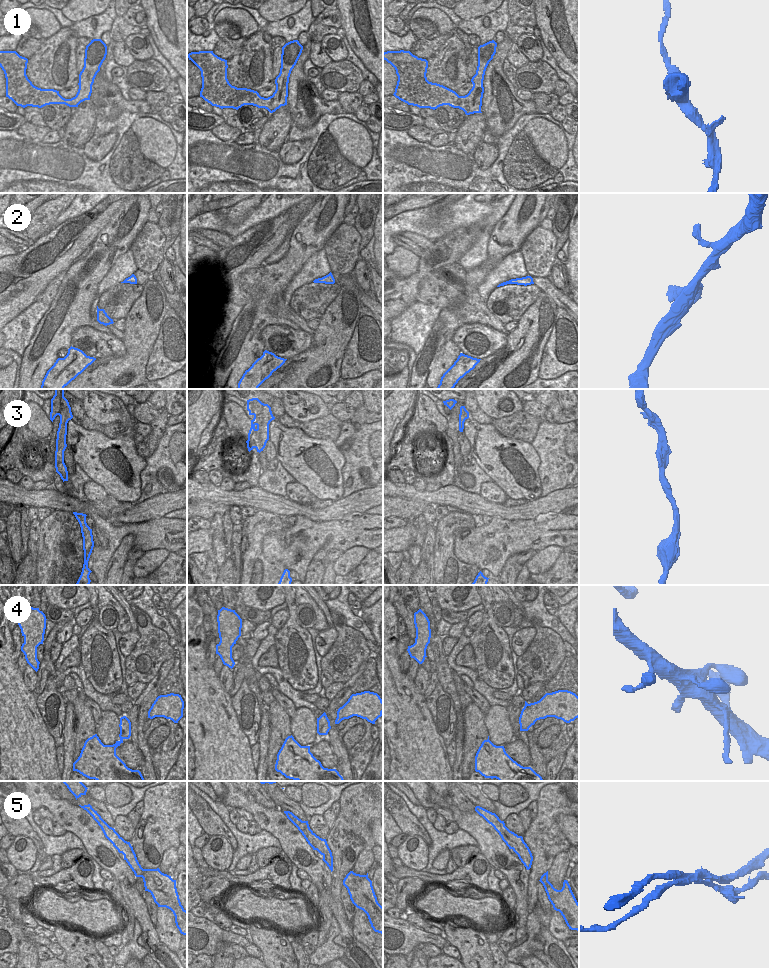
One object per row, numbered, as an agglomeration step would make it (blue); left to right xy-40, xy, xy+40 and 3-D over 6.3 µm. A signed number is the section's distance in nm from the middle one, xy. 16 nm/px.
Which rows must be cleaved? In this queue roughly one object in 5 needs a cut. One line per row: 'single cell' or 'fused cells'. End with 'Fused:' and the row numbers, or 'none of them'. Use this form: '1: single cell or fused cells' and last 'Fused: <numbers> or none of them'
1: single cell
2: fused cells
3: single cell
4: single cell
5: fused cells
Fused: 2, 5

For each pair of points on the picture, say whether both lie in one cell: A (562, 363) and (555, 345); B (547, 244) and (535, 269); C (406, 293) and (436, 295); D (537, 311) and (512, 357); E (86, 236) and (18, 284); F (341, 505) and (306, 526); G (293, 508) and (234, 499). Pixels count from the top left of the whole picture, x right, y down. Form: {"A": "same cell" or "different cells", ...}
{"A": "same cell", "B": "same cell", "C": "different cells", "D": "same cell", "E": "same cell", "F": "different cells", "G": "same cell"}

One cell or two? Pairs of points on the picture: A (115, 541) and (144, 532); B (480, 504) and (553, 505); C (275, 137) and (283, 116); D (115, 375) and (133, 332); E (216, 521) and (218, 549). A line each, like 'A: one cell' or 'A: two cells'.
A: one cell
B: one cell
C: one cell
D: one cell
E: one cell

